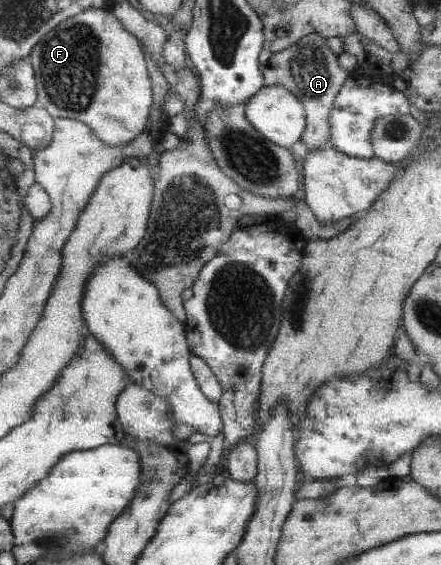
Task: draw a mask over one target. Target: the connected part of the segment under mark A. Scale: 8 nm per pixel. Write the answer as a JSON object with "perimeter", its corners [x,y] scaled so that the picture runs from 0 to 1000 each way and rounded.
{"perimeter":[[[703,60],[653,85],[617,97],[603,115],[592,117],[601,152],[639,152],[658,158],[692,186],[696,198],[696,228],[685,251],[698,269],[748,257],[753,242],[751,198],[776,156],[796,140],[800,127],[771,117],[766,96],[744,81],[744,67],[726,60]]]}

